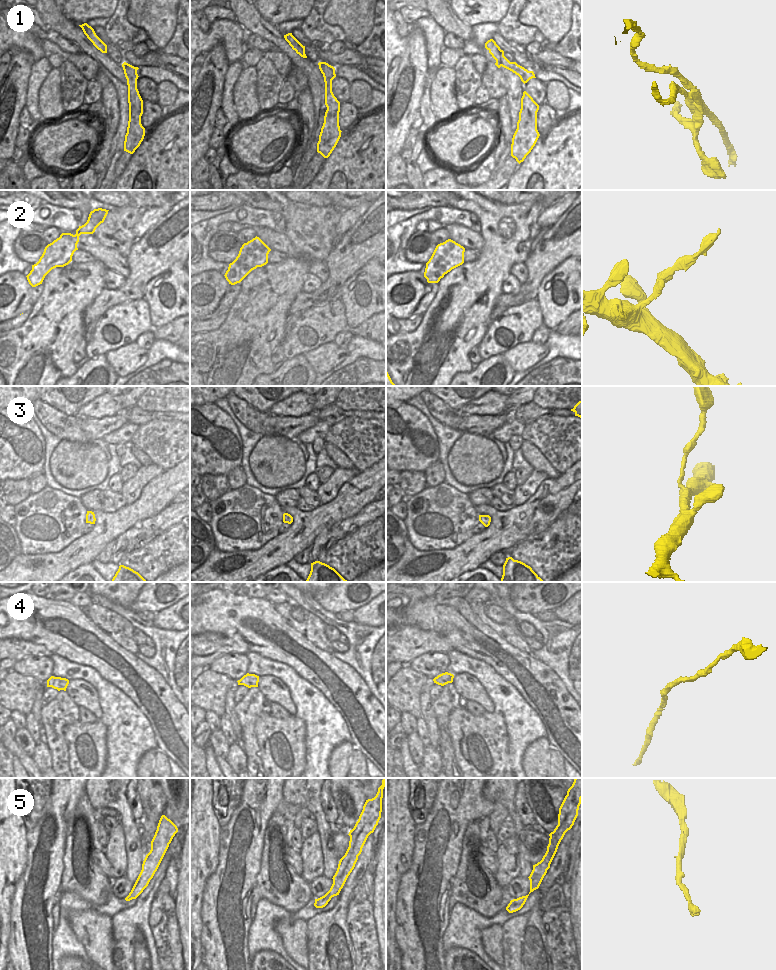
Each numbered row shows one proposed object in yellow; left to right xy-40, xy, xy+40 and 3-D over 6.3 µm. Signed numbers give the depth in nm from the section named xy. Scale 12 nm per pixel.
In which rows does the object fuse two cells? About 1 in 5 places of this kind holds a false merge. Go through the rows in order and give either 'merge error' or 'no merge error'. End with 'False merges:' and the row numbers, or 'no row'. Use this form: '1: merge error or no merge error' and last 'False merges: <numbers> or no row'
1: merge error
2: merge error
3: no merge error
4: no merge error
5: no merge error
False merges: 1, 2

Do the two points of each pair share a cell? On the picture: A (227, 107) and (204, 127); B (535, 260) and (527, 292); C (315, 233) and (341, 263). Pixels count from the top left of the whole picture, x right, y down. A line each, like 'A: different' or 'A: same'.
A: different
B: same
C: different

